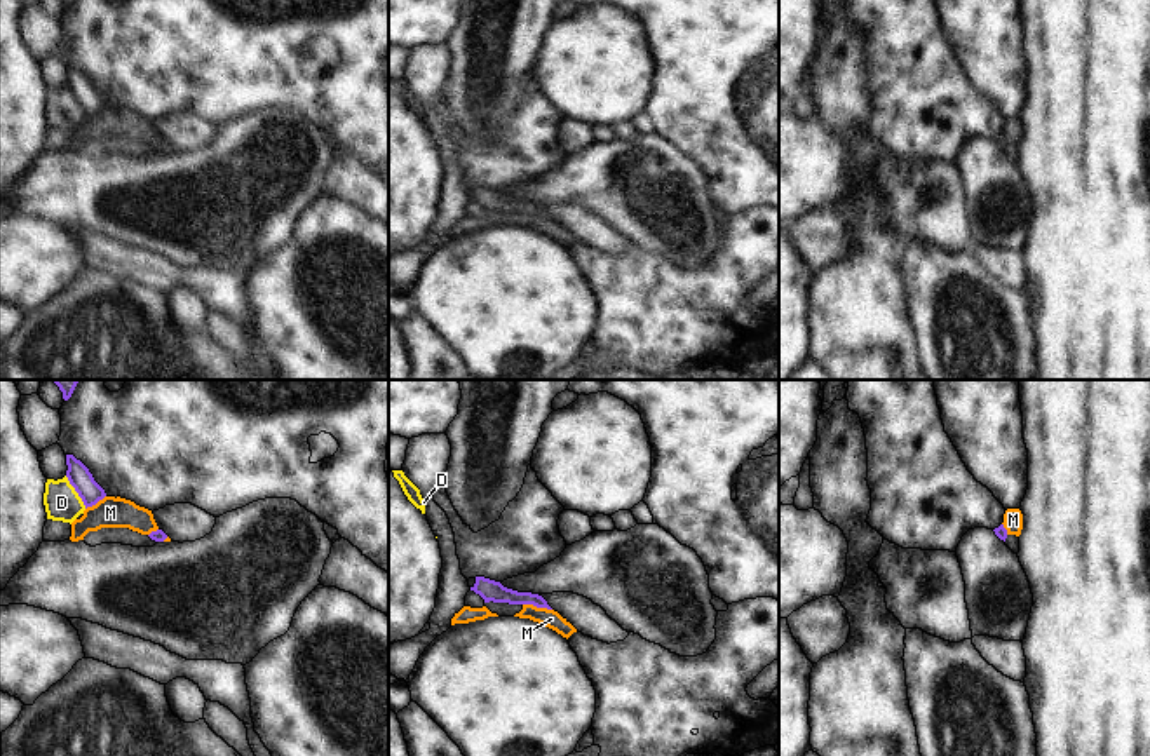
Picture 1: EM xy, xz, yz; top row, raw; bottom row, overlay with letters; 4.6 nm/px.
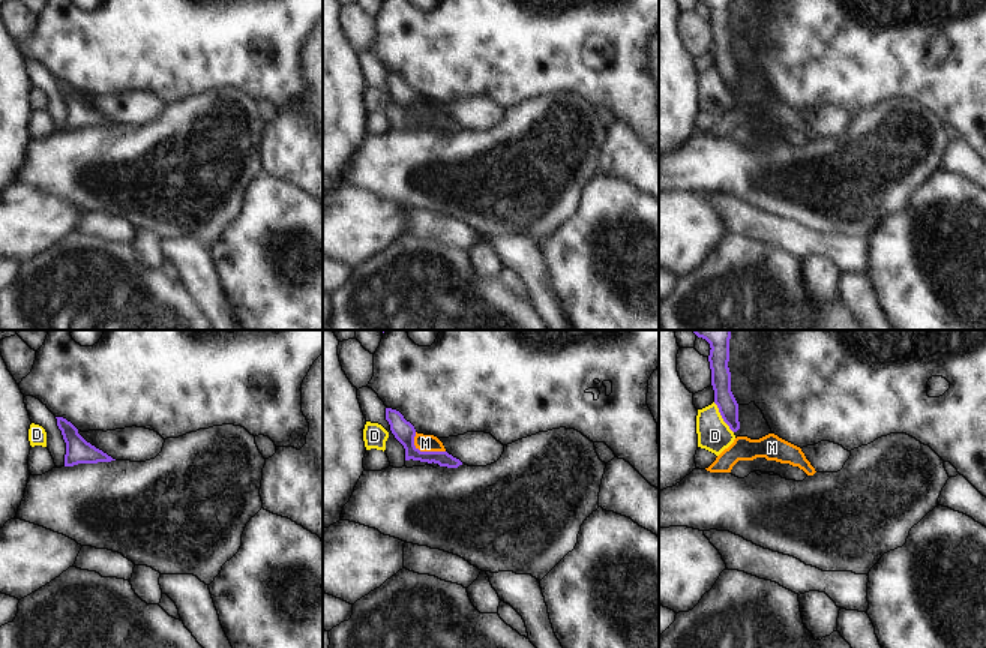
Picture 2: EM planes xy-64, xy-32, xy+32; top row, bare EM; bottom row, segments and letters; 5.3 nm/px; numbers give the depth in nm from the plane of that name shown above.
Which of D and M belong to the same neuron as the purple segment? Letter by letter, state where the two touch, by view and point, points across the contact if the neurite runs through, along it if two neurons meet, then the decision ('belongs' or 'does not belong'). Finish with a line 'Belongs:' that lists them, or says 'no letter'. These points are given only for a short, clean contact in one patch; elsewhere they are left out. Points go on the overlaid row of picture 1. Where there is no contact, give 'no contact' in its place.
D: contact xy (75, 490); border xy (65, 476), (86, 507); does not belong
M: contact xz (537, 607); border xz (523, 603), (551, 610); does not belong
Belongs: no letter

